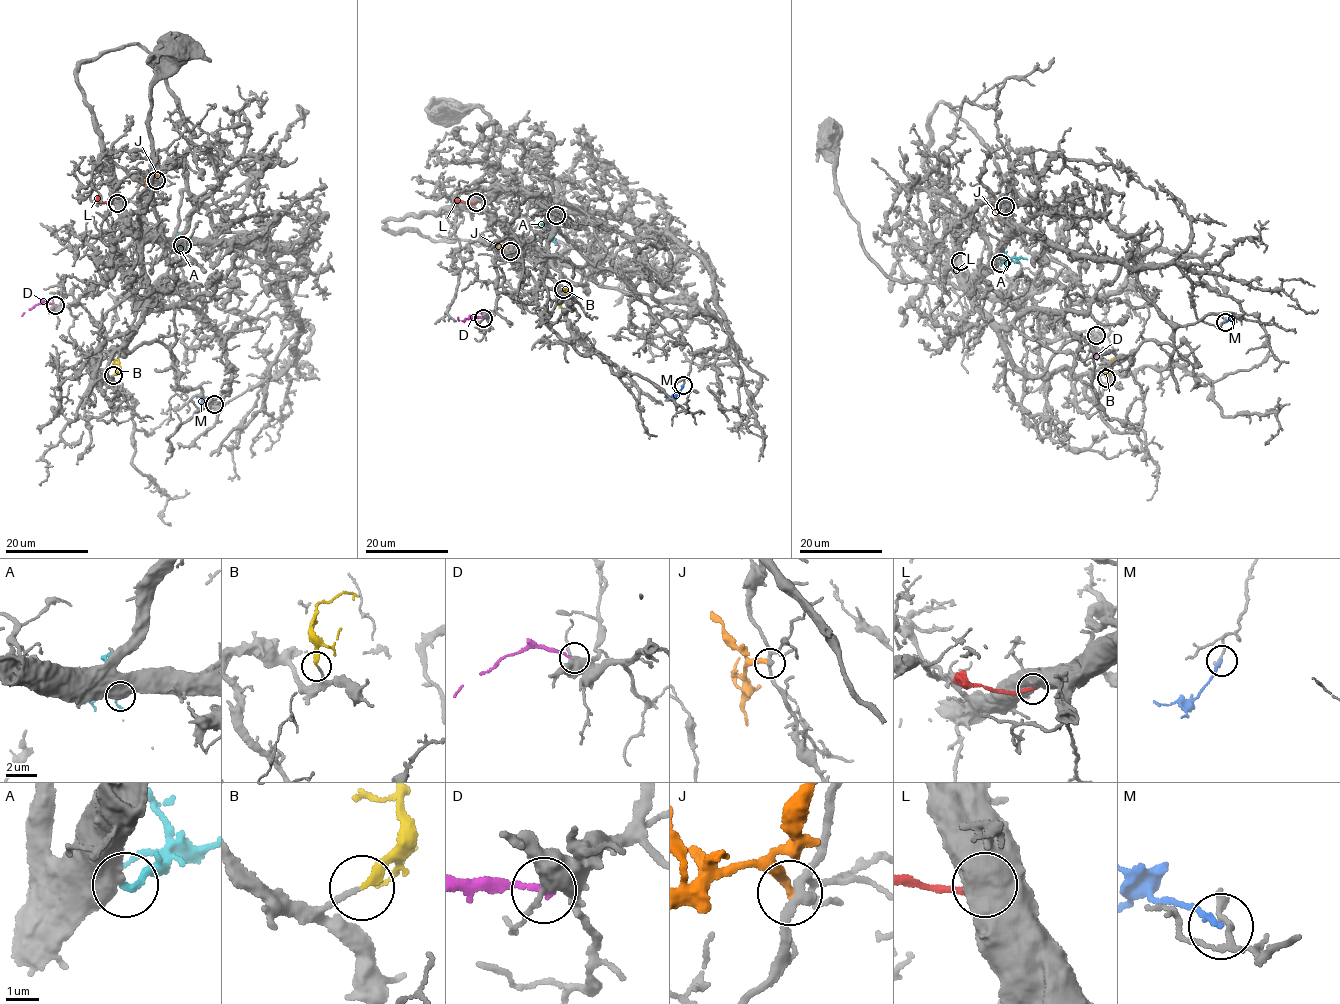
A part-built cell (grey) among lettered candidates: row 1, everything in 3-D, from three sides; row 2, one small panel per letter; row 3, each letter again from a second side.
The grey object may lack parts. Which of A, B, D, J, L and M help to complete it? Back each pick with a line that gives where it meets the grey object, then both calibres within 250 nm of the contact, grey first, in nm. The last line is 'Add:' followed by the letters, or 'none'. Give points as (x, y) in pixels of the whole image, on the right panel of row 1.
A: Touches grey at (1000, 263). Thickness 650 nm (grey) against 240 nm
B: Touches grey at (1106, 378). Thickness 150 nm (grey) against 240 nm
Add: A, B

